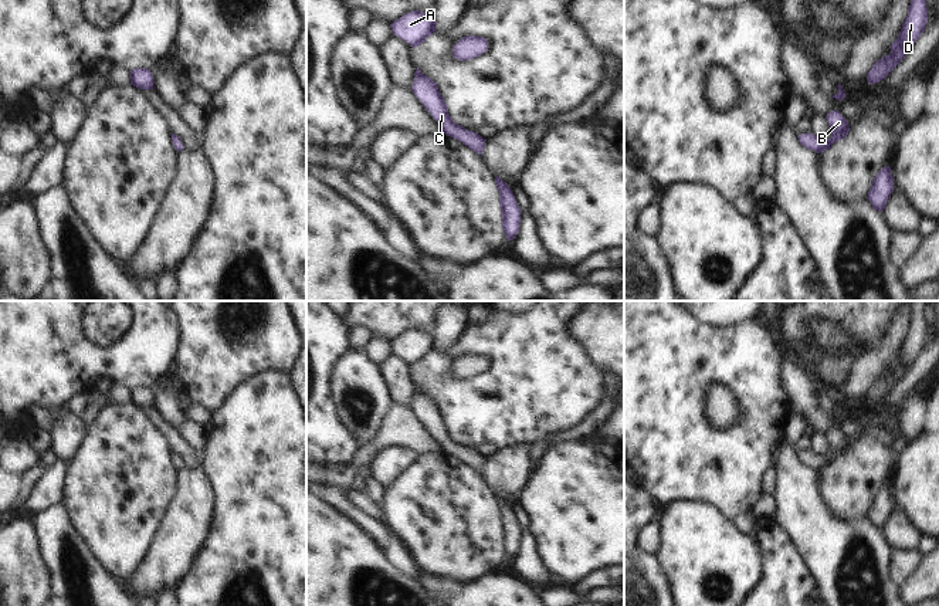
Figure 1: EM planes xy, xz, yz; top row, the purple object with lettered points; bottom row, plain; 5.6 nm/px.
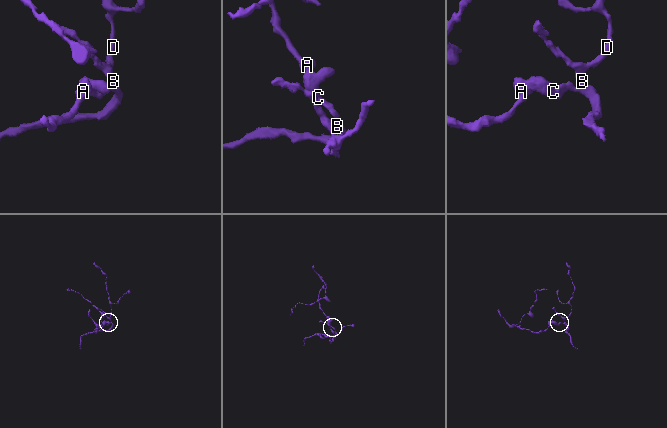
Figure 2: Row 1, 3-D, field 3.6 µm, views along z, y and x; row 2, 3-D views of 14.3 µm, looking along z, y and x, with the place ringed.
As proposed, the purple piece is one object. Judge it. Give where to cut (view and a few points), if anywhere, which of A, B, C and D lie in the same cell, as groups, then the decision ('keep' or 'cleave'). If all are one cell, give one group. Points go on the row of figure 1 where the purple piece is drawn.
no cut; A B C D; keep

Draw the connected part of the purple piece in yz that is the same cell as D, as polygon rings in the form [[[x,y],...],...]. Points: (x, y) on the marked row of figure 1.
[[[911,0],[908,16],[898,38],[891,44],[891,54],[878,60],[867,74],[867,82],[875,84],[882,79],[905,58],[915,41],[921,37],[928,23],[925,0]]]

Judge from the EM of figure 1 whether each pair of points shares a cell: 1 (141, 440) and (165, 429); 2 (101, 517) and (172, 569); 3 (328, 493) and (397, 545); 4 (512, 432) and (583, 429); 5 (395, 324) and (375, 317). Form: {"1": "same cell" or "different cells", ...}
{"1": "different cells", "2": "different cells", "3": "same cell", "4": "different cells", "5": "same cell"}

